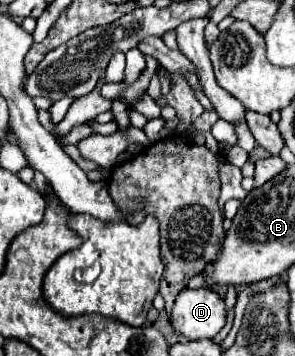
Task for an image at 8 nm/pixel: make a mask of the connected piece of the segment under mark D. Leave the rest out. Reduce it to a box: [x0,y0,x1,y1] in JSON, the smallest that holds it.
[173,288,225,340]

